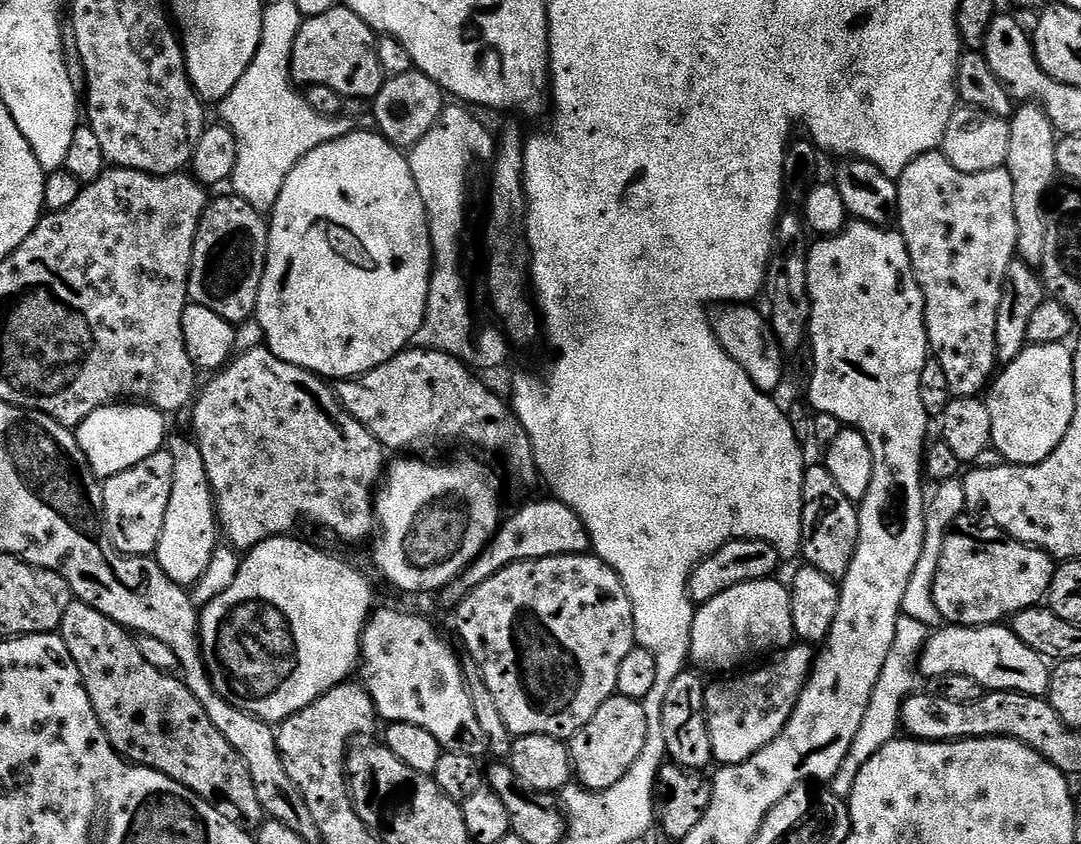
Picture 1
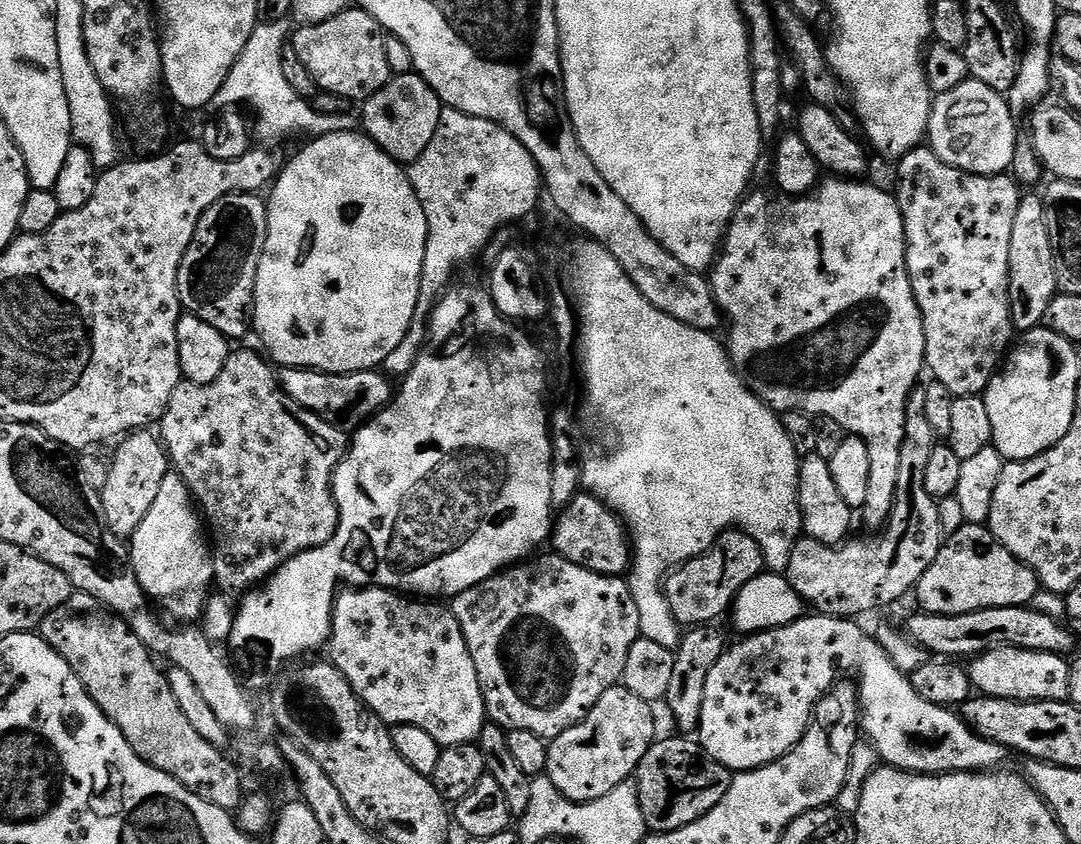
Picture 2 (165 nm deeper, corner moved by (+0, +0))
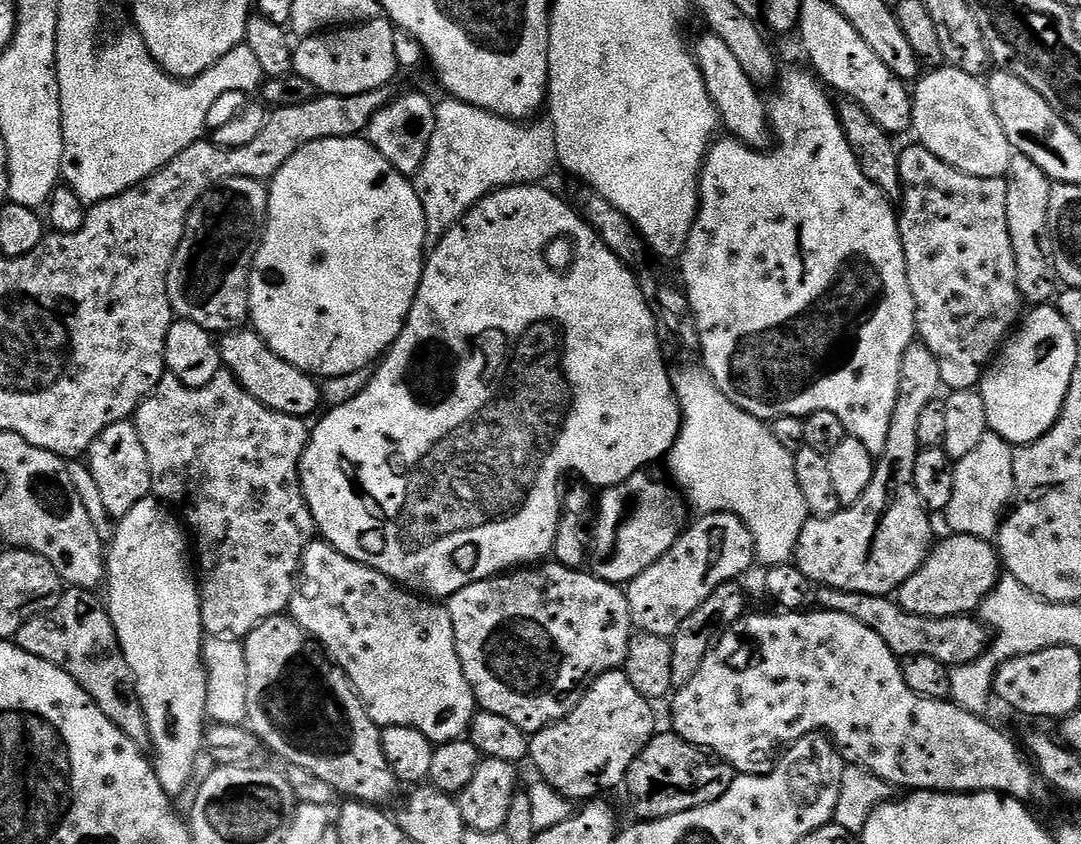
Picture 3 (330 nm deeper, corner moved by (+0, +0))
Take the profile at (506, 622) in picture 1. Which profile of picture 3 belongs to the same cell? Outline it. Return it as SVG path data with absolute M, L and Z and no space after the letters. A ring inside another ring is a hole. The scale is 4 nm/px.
M544 562L539 566L528 566L523 570L509 570L501 575L491 576L488 580L475 580L470 586L466 586L462 590L455 592L452 596L447 597L446 607L448 609L448 613L450 614L450 622L454 622L454 638L456 639L458 658L462 662L462 670L466 674L466 682L470 682L472 693L474 694L477 705L479 705L479 707L485 712L489 712L490 714L498 714L500 717L506 718L510 722L514 722L514 726L518 726L518 730L522 730L523 732L529 734L541 732L542 729L548 728L551 724L556 724L562 718L566 718L568 715L570 715L578 706L580 699L584 697L584 693L588 690L588 685L591 684L592 681L598 679L602 673L614 672L623 669L624 659L626 658L626 650L630 646L630 642L632 641L634 635L634 625L632 623L632 619L630 618L630 606L628 605L628 594L627 591L621 587L621 585L612 584L608 580L600 580L598 577L593 576L591 571L581 570L578 568L567 568L566 566L562 566L561 564L557 564L555 562Z

